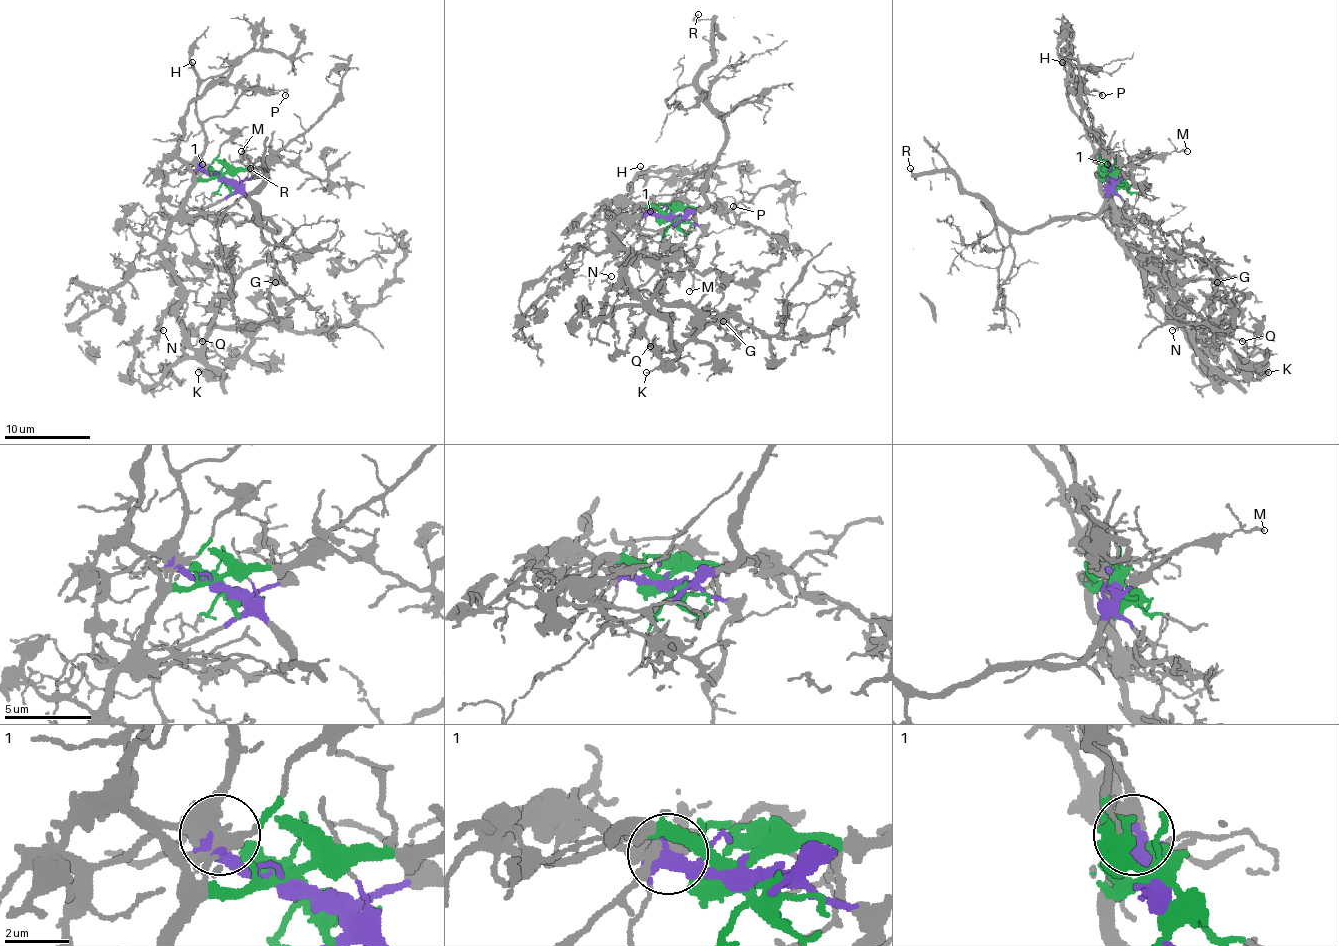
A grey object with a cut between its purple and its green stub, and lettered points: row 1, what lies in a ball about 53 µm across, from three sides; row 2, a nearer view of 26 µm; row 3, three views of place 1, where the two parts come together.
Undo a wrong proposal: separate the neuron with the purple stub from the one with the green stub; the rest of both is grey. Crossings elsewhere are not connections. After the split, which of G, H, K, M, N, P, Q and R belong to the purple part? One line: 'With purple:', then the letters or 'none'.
With purple: H, M, P, R

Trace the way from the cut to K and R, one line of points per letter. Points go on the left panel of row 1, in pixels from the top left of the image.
K: (224, 177), (196, 184), (161, 252), (196, 349), (215, 327), (247, 332), (236, 360), (198, 372)
R: (224, 177), (256, 218), (267, 218), (277, 231), (249, 199), (264, 171), (249, 179), (249, 169)

